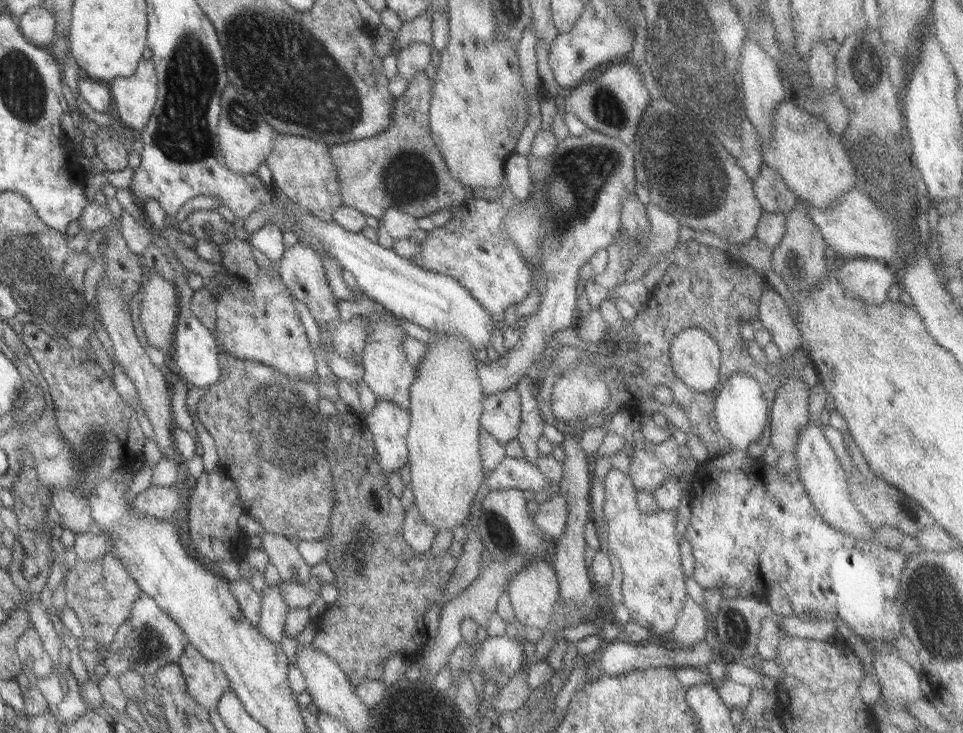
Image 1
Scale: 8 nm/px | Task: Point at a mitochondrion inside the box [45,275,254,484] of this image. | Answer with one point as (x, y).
(95, 453)

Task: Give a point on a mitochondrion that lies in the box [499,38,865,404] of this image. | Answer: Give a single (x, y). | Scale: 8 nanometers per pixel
(687, 159)

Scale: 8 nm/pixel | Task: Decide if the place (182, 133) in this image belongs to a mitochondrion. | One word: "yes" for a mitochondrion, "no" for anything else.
yes

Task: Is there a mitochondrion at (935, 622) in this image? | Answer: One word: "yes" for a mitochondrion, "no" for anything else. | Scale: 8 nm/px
yes

